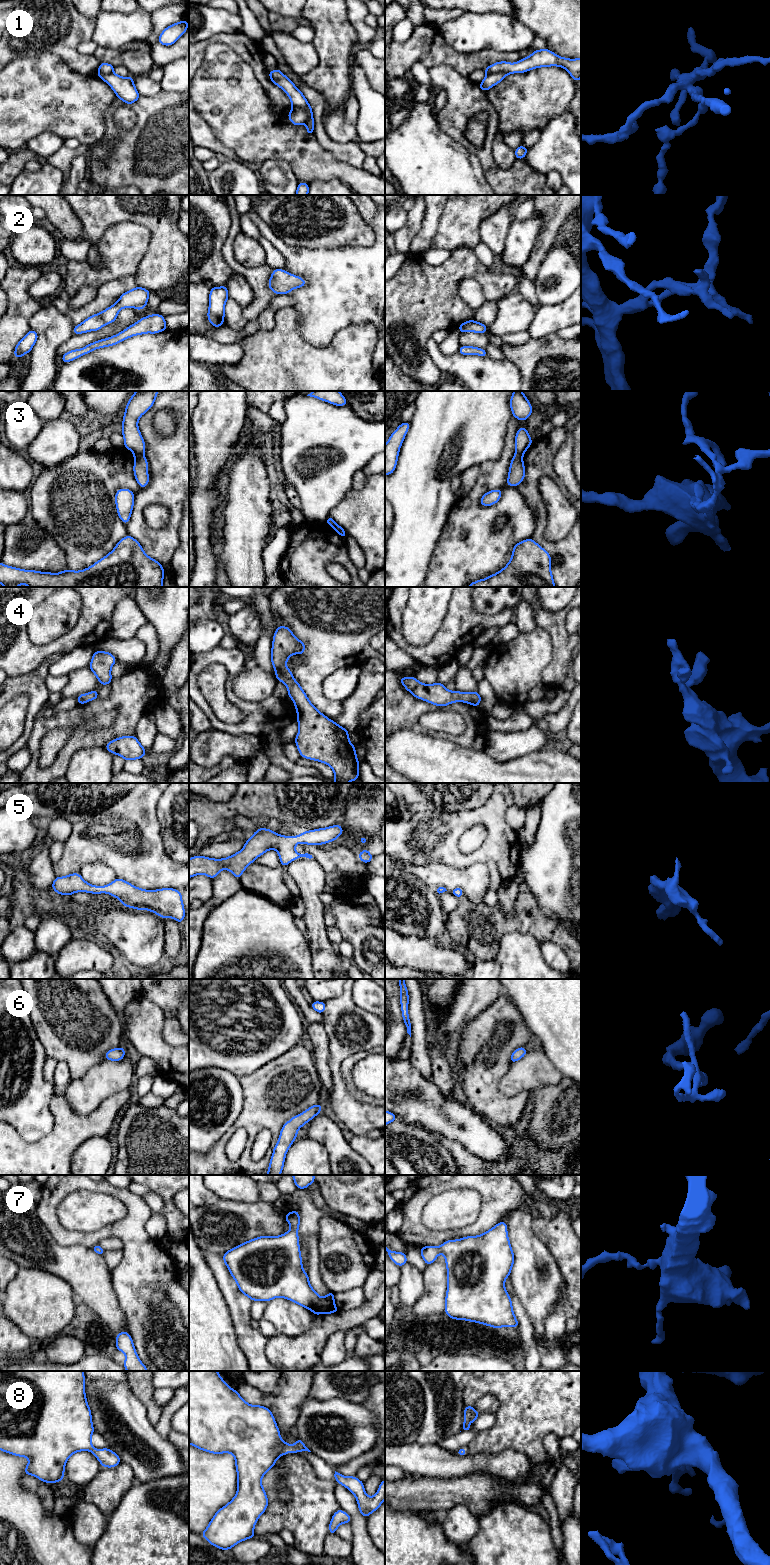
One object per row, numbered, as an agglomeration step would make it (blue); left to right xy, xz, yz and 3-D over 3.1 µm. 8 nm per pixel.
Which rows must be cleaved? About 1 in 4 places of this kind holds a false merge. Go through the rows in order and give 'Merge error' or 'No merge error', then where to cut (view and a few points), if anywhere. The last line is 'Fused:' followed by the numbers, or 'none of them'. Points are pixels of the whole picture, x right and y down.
1: Merge error. Split along yz (507, 74), (492, 72), (486, 76)
2: No merge error. No split
3: Merge error. Split along xy (134, 452), (142, 454)
4: No merge error. No split
5: No merge error. No split
6: No merge error. No split
7: No merge error. No split
8: No merge error. No split
Fused: 1, 3

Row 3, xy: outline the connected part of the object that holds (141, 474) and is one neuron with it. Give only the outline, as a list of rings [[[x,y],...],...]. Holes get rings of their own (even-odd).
[[[134,453],[134,476],[141,488],[145,488],[149,482],[149,474],[147,471],[148,460],[143,454]]]

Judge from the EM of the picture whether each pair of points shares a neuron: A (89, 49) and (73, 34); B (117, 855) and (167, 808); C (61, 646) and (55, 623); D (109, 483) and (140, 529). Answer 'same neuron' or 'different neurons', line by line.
A: different neurons
B: different neurons
C: different neurons
D: different neurons

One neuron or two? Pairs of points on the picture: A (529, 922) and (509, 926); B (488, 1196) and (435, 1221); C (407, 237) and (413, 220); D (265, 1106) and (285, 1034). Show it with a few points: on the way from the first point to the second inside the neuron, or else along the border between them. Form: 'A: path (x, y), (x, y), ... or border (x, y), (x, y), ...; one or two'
A: path (524, 922), (514, 925); one
B: border (460, 1188), (480, 1195), (473, 1222); two
C: path (407, 233), (413, 224); one
D: border (299, 1043), (259, 1068); two

